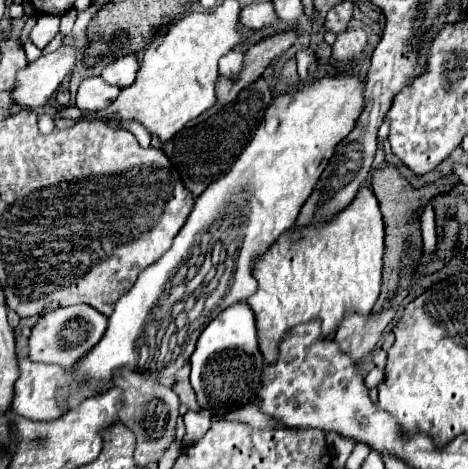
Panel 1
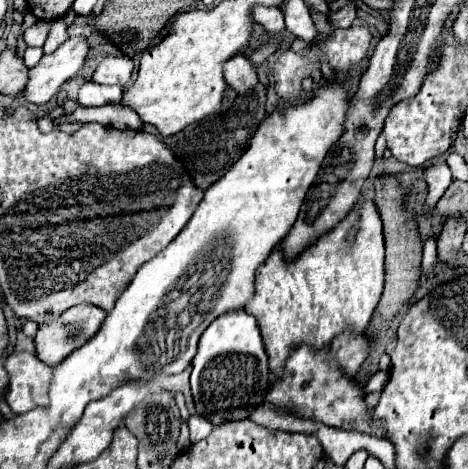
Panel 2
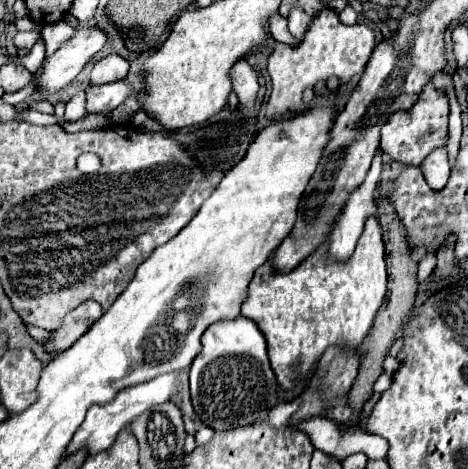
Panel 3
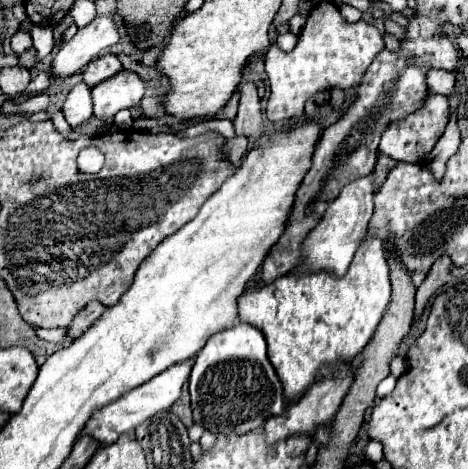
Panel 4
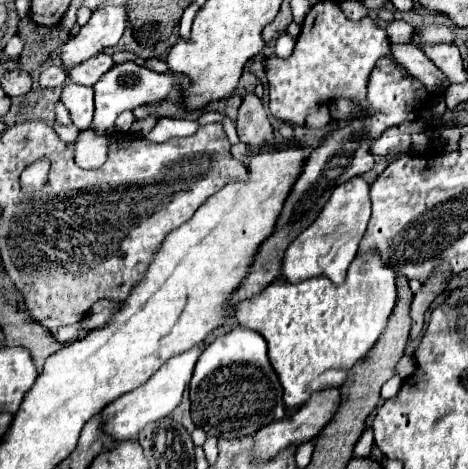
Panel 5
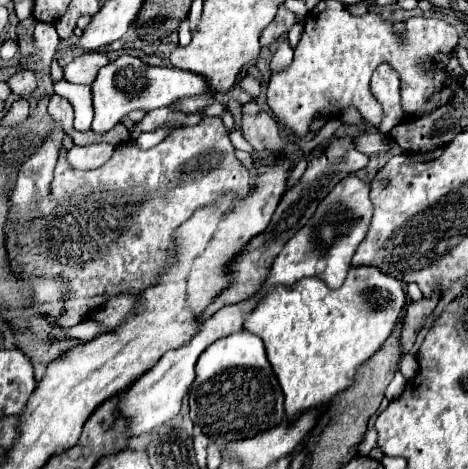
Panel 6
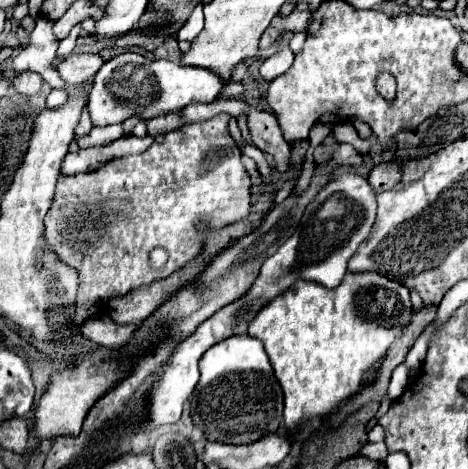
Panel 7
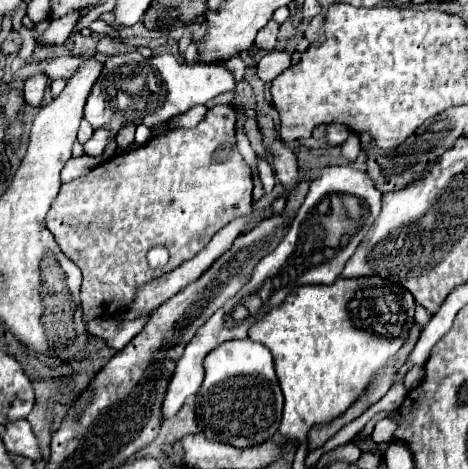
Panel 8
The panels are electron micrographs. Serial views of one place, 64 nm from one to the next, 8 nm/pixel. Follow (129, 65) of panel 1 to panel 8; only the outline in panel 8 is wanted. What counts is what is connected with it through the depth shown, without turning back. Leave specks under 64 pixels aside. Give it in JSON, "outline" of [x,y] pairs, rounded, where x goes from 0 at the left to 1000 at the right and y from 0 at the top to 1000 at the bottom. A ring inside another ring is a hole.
{"outline":[[[124,119],[98,136],[94,154],[107,171],[120,171],[120,166],[150,171],[179,141],[179,132],[184,128],[175,119]]]}

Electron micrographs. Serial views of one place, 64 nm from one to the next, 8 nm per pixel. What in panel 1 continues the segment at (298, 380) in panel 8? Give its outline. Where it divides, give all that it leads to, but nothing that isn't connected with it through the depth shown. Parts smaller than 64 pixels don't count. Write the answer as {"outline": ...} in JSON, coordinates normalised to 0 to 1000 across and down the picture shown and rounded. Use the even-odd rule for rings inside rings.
{"outline":[[[769,401],[769,409],[756,418],[752,435],[744,435],[744,443],[735,443],[735,452],[722,452],[718,461],[709,461],[709,469],[688,469],[688,473],[667,473],[667,478],[654,478],[654,482],[628,482],[624,490],[607,495],[607,503],[598,503],[564,542],[556,542],[556,550],[547,550],[538,559],[538,588],[551,597],[551,618],[547,627],[538,627],[526,644],[534,648],[534,657],[543,661],[547,670],[547,708],[551,708],[551,742],[564,759],[564,768],[573,776],[581,776],[594,759],[594,733],[607,716],[607,708],[615,708],[615,699],[628,699],[632,691],[645,691],[645,687],[658,687],[658,682],[671,682],[671,678],[684,678],[688,682],[688,712],[692,716],[705,716],[731,674],[739,665],[765,665],[765,670],[791,670],[803,640],[808,640],[808,627],[812,627],[812,597],[816,597],[816,546],[821,546],[821,478],[816,478],[816,452],[812,452],[812,439],[808,439],[808,426],[799,418],[799,409],[791,401]]]}

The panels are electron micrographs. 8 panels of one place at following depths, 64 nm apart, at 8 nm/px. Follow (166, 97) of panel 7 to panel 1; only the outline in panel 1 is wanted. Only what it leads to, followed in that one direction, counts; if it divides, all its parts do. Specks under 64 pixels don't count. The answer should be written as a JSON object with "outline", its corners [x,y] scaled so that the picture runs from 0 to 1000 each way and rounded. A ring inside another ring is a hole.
{"outline":[[[184,166],[162,200],[162,226],[171,235],[222,235],[252,209],[248,183],[226,179],[218,166]]]}

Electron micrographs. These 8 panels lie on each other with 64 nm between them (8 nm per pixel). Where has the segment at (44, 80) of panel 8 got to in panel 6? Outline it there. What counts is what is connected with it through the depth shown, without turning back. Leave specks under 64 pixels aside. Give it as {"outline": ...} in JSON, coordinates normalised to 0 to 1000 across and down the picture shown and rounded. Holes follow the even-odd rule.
{"outline":[[[47,149],[47,154],[30,158],[30,162],[21,162],[21,166],[13,171],[13,179],[17,179],[17,188],[21,188],[26,200],[60,205],[60,200],[68,200],[73,188],[77,188],[77,158],[73,158],[68,149]]]}

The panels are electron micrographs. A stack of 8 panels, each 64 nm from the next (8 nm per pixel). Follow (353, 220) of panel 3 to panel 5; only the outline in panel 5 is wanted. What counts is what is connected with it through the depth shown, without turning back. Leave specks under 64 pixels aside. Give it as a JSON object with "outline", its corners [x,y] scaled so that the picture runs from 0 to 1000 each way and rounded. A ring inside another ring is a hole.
{"outline":[[[752,380],[739,392],[726,392],[714,414],[705,418],[701,435],[692,439],[692,448],[684,452],[684,461],[671,469],[667,482],[658,482],[632,516],[624,516],[624,525],[611,533],[607,559],[603,559],[603,593],[611,593],[615,601],[641,601],[667,588],[697,588],[709,601],[726,606],[739,593],[744,567],[756,554],[761,537],[765,537],[765,520],[782,495],[782,478],[791,469],[791,397],[778,380]]]}

